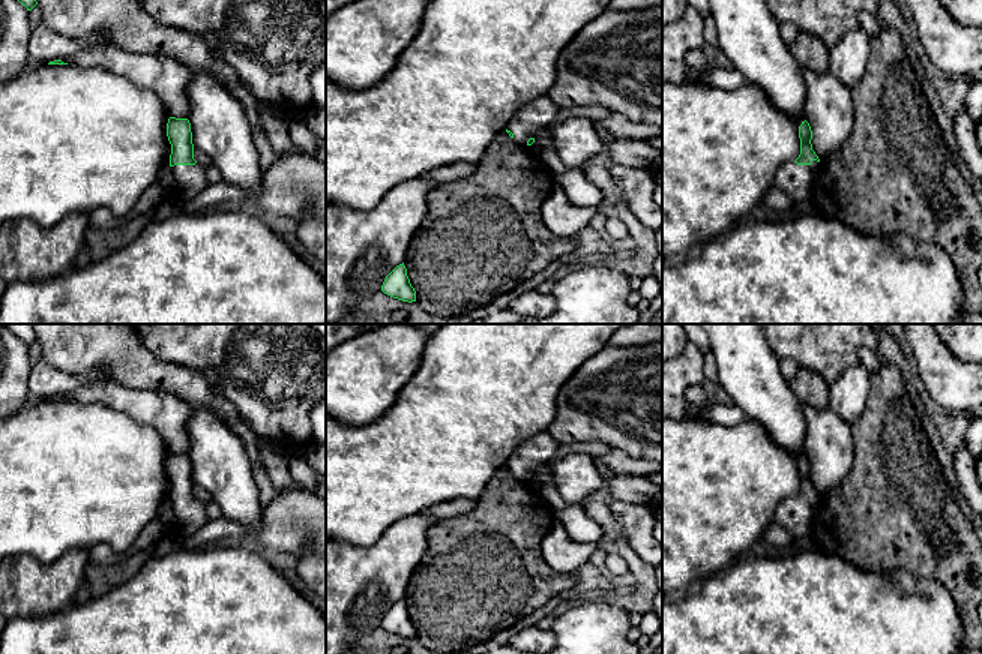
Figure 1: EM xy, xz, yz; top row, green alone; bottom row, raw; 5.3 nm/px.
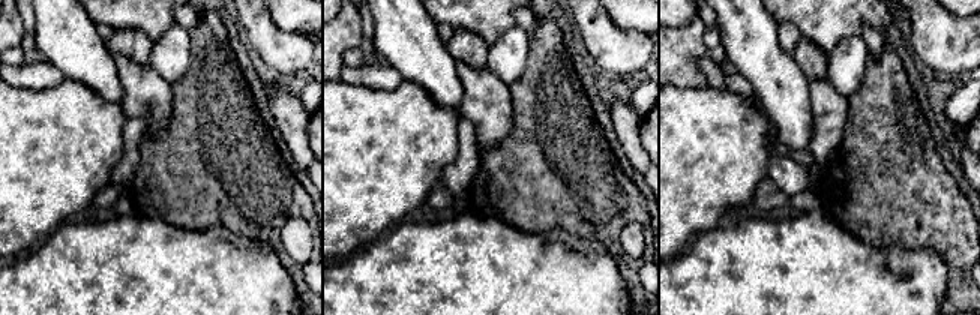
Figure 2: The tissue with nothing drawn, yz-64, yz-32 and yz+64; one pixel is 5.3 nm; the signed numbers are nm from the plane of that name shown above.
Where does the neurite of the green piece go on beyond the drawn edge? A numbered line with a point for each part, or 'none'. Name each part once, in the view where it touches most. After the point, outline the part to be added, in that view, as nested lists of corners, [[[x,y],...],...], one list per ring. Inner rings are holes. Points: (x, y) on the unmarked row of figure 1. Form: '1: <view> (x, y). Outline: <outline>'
1: yz (796, 516). Outline: [[[794,496],[782,500],[776,507],[776,522],[779,522],[794,540],[811,532],[811,522],[818,507],[820,498],[811,501],[797,501]]]

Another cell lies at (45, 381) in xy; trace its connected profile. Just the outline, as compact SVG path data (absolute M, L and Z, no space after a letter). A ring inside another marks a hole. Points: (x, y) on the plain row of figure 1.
M41 358L32 366L29 378L30 398L47 400L74 392L83 386L95 384L98 381L114 381L113 376L102 368L92 369L86 374L72 375L62 372Z

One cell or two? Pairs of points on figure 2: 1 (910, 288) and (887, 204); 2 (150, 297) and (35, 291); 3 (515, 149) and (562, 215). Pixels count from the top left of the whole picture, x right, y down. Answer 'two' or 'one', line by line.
1: two
2: one
3: one

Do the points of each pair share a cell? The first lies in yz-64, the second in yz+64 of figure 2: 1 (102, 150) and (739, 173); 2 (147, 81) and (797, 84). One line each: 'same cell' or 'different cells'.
1: same cell
2: different cells

